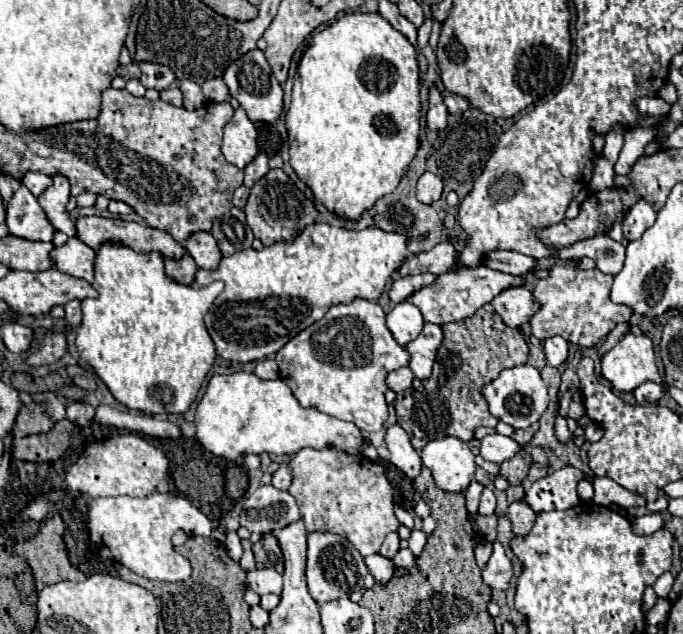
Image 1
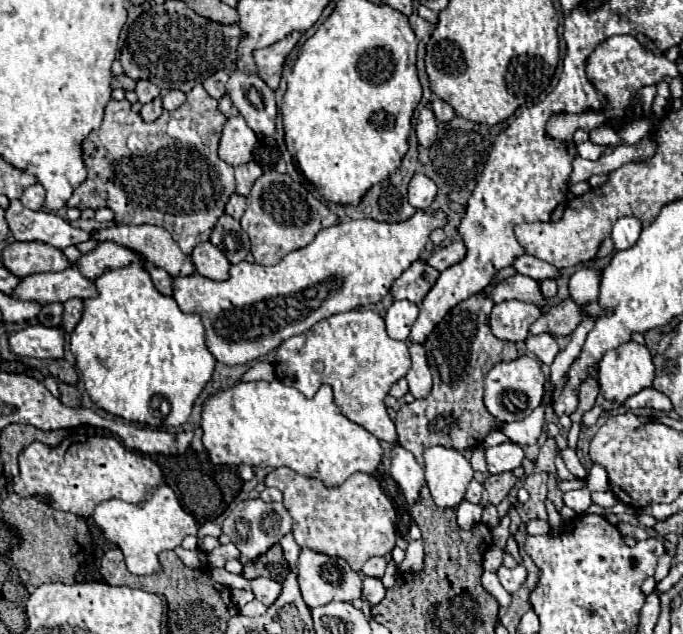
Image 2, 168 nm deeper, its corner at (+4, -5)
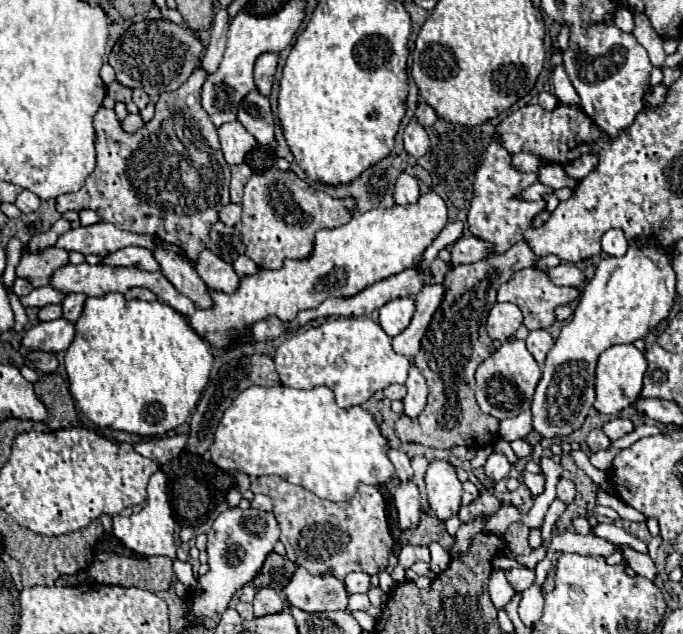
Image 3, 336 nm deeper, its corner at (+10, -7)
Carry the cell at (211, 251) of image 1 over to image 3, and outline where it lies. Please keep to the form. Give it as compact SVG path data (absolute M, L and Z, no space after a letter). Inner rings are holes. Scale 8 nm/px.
M207 248L195 260L195 270L207 288L217 292L233 292L239 286L239 276L235 274L233 266L209 252Z

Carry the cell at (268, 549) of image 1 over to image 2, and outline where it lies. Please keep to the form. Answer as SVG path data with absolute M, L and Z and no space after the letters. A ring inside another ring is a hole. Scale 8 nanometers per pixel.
M279 544L271 546L271 548L267 550L267 554L259 556L255 562L249 562L249 564L243 568L243 576L245 576L247 580L265 576L265 578L273 578L273 580L277 580L277 582L283 582L287 574L289 574L289 564L285 564L283 550L281 550Z

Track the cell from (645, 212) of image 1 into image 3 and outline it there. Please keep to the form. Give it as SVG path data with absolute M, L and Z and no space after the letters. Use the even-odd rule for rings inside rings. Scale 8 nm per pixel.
M619 228L607 230L607 232L603 234L601 244L603 244L603 252L609 254L609 256L625 256L627 246L629 246L625 234L623 234Z

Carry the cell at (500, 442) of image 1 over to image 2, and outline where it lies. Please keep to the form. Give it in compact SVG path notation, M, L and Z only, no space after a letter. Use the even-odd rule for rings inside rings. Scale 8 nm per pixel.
M507 442L507 444L487 448L485 458L487 458L489 472L501 474L501 472L509 472L509 470L515 470L517 466L521 466L525 456L523 456L523 450L517 444Z

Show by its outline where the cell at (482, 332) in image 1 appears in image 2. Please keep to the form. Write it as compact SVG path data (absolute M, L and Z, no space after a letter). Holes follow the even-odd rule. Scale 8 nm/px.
M513 266L501 268L491 278L487 288L453 306L423 344L433 374L433 388L427 398L415 400L413 404L401 402L401 408L395 418L399 444L405 450L413 452L419 464L423 464L423 452L431 446L445 446L455 450L481 446L491 430L501 430L503 426L503 422L491 416L483 404L483 380L491 366L519 356L513 342L503 342L495 338L489 330L489 314L495 304L489 298L489 292L513 274Z

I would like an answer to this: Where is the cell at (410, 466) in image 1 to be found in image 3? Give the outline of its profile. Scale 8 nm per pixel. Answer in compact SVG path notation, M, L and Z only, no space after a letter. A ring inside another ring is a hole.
M413 480L399 482L395 488L395 506L399 512L399 526L401 530L415 528L419 524L419 488Z

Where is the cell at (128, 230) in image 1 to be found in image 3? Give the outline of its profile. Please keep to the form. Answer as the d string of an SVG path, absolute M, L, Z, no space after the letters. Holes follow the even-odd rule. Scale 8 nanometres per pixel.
M157 240L157 246L153 250L153 256L157 264L161 266L161 274L187 298L191 298L199 308L211 308L211 298L207 296L207 286L191 266L187 258L183 258L179 252L167 250L161 240Z

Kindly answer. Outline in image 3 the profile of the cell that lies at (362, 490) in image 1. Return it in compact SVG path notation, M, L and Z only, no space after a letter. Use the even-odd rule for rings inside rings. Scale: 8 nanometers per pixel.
M259 476L251 482L251 492L267 494L273 500L287 558L311 574L333 572L343 580L349 572L367 572L373 576L387 568L393 536L385 516L385 500L375 486L361 484L351 500L329 502L301 486L289 484L281 476Z

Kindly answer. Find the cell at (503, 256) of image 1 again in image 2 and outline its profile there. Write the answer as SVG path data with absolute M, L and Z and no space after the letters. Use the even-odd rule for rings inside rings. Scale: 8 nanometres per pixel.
M523 254L521 258L515 260L515 270L519 274L525 274L525 276L533 278L533 280L547 280L547 278L557 280L561 276L561 272L553 264L543 262L543 260L539 260L535 256L529 256L529 254Z

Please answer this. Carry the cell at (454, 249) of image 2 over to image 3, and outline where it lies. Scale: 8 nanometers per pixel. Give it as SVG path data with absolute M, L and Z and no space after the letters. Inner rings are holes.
M461 238L457 240L457 244L453 244L451 248L451 262L449 262L449 268L455 268L457 264L471 264L471 262L477 262L477 260L483 260L487 258L491 252L491 244L479 240L479 238Z

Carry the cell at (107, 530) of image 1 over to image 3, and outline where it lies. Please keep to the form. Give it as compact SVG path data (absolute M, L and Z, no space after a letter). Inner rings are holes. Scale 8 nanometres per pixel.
M155 472L147 486L147 504L139 514L121 516L113 514L113 534L125 544L125 548L145 556L169 556L175 558L175 518L167 500L167 478L163 472Z

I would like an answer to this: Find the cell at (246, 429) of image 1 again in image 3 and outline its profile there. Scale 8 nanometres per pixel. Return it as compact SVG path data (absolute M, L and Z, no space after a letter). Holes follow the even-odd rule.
M251 386L243 390L223 412L209 452L213 464L225 472L239 470L249 476L277 474L291 484L307 488L319 498L343 502L355 494L357 484L385 484L395 476L393 464L385 454L385 446L387 440L381 436L373 416L361 406L341 410L327 386L315 386L311 390L295 390L289 386Z

